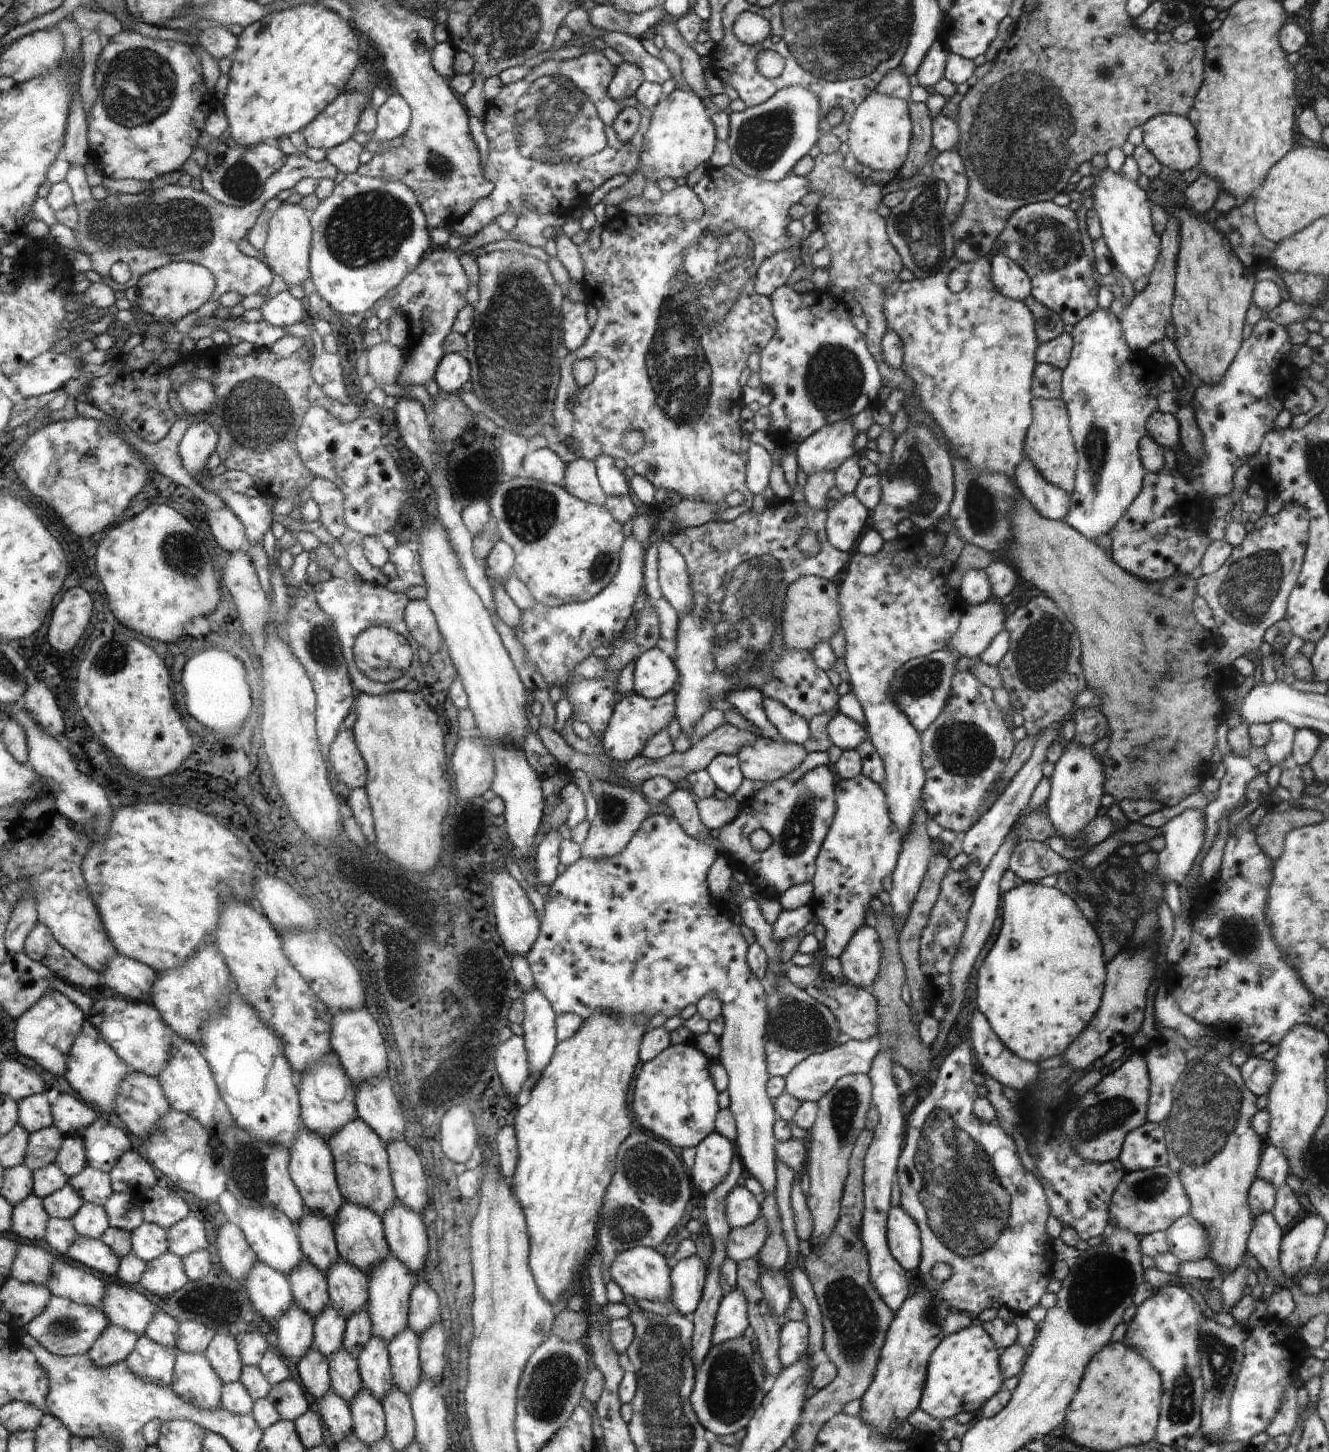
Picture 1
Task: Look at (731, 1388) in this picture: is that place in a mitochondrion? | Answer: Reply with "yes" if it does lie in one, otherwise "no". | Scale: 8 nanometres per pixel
yes

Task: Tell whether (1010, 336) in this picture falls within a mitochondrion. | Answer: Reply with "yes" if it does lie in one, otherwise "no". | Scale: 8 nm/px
no

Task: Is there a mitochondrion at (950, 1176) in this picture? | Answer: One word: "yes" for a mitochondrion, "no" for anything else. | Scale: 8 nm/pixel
yes

